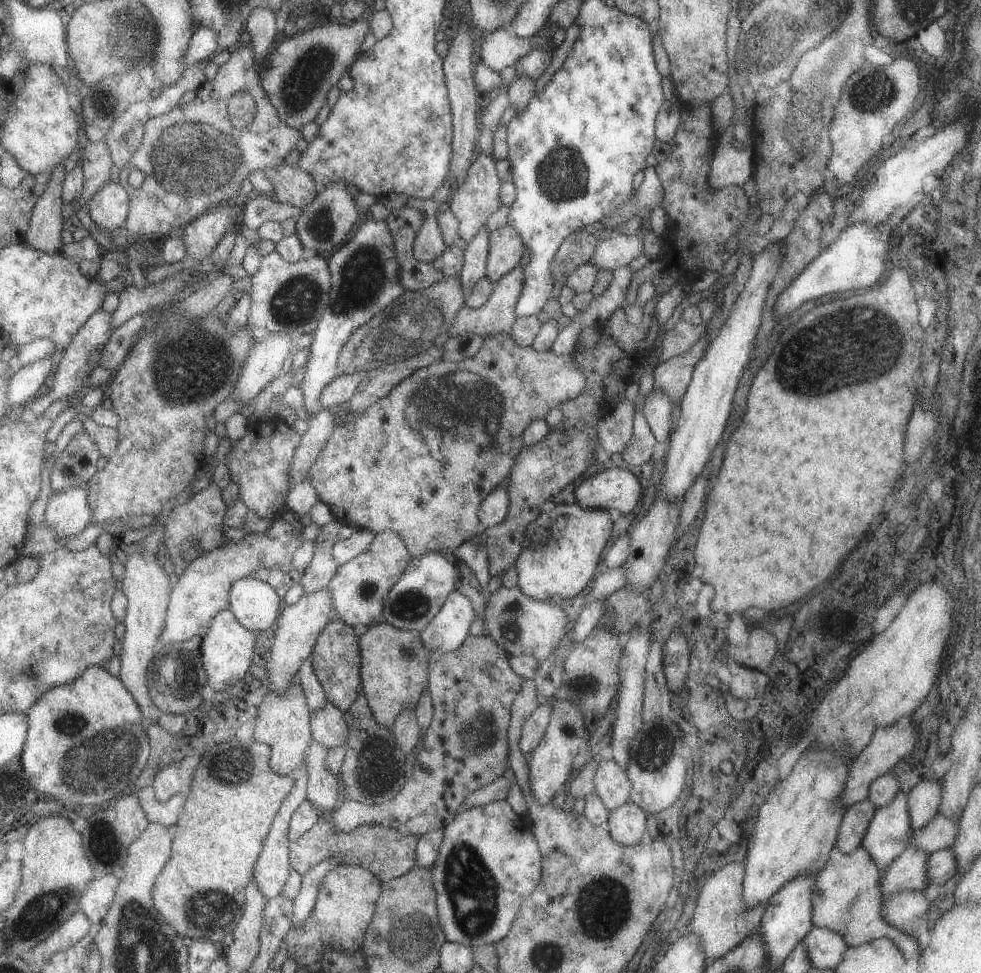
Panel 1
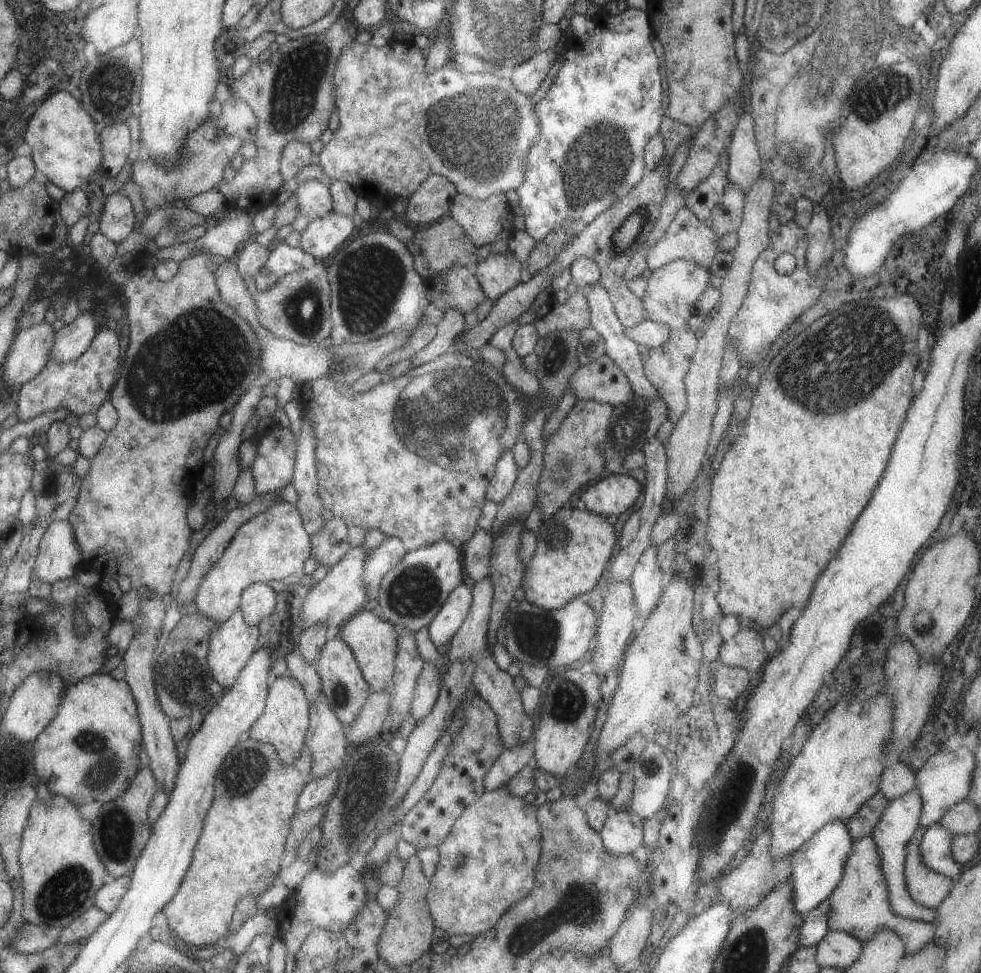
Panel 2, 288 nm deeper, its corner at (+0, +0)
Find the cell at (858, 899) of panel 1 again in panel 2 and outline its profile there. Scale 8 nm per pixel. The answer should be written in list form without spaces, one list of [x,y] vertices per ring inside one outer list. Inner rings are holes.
[[[871,836],[853,842],[853,846],[845,858],[843,876],[841,876],[839,884],[833,888],[833,892],[829,894],[827,904],[829,904],[829,914],[827,914],[829,932],[849,934],[863,944],[869,938],[873,938],[877,932],[891,930],[905,944],[905,956],[913,956],[915,952],[929,946],[933,940],[933,924],[911,922],[907,918],[899,918],[889,908],[887,884],[885,884],[885,878],[881,874],[881,862],[879,862],[877,846],[873,844]]]

